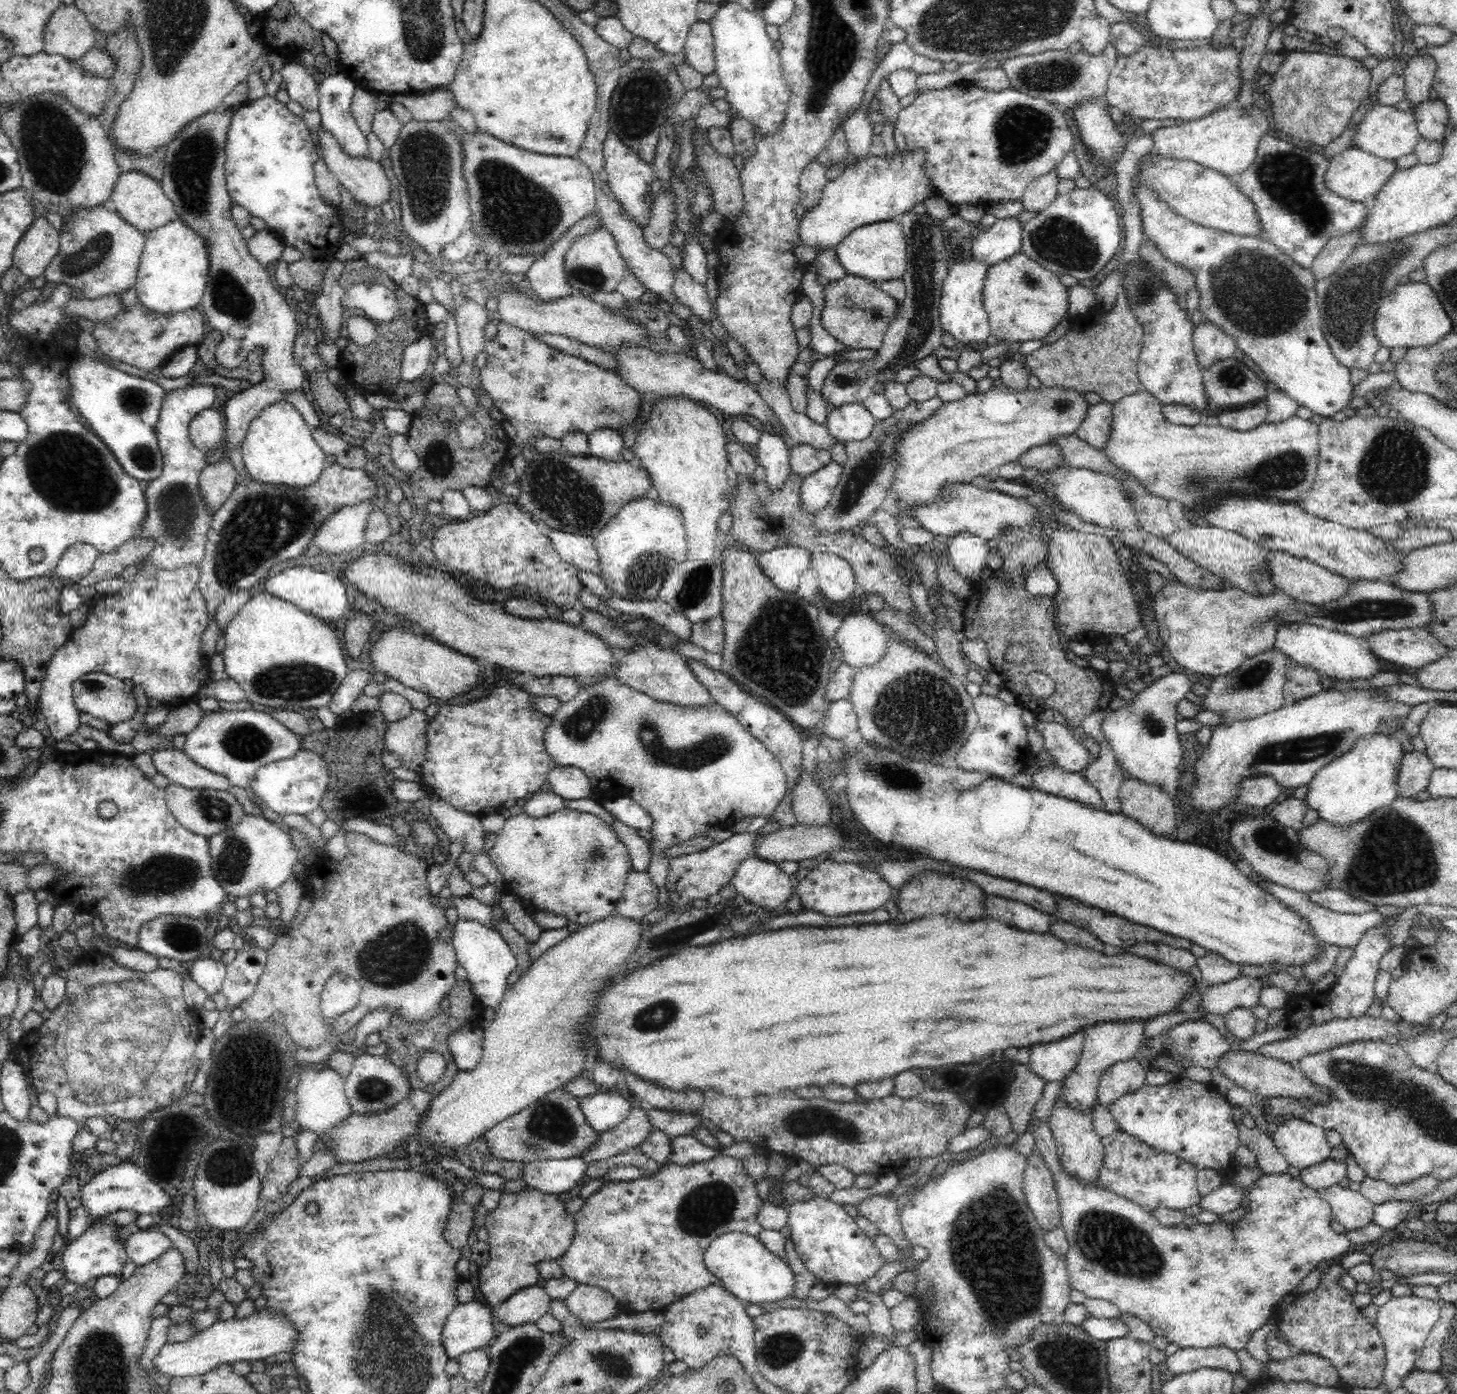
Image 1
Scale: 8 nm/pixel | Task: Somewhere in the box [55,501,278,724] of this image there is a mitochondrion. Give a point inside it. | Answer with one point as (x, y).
(90, 686)

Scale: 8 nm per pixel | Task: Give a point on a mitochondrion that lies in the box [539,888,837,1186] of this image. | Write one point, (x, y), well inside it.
(715, 919)

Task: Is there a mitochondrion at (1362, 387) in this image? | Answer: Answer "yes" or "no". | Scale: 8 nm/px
no

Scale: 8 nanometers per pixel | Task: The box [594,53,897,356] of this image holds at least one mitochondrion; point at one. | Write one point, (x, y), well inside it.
(634, 131)

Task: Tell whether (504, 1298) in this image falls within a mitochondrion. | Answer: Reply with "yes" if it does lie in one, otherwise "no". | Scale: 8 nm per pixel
no

